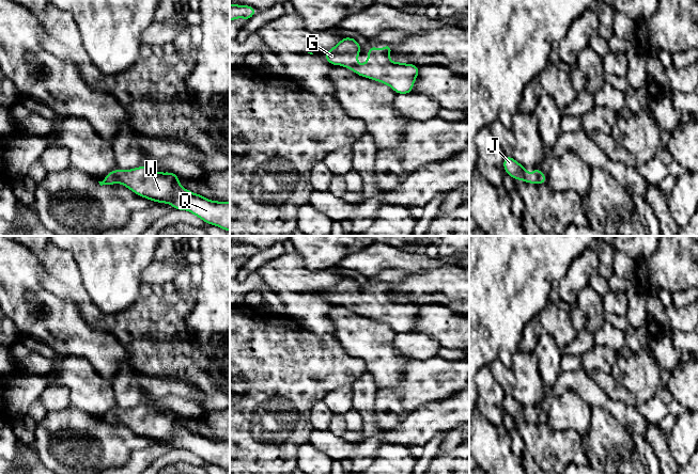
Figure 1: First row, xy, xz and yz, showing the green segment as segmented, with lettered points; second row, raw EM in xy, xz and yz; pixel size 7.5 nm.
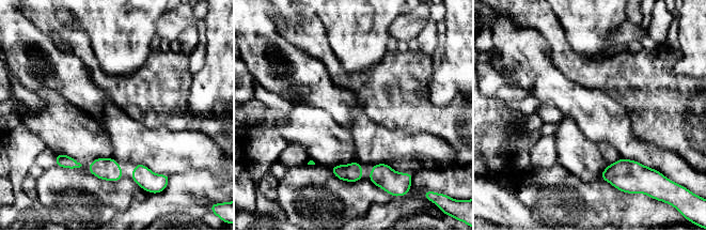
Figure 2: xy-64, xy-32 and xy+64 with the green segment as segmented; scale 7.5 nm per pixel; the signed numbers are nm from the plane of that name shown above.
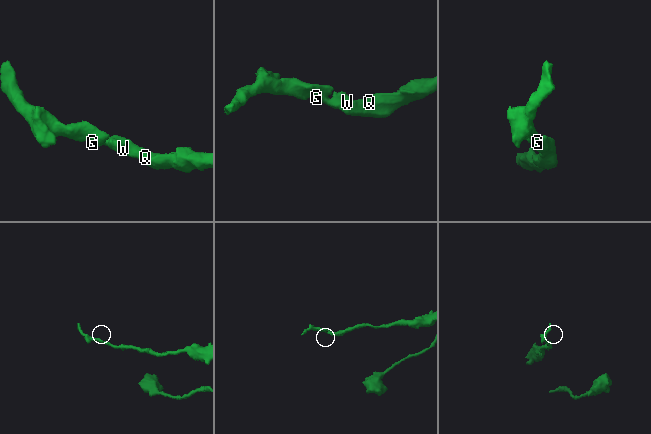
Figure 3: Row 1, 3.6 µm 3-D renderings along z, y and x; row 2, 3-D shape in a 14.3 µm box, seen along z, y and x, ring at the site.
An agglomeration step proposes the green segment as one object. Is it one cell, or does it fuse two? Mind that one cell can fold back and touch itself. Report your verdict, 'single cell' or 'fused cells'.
single cell

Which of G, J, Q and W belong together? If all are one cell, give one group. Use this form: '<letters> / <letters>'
G J Q W

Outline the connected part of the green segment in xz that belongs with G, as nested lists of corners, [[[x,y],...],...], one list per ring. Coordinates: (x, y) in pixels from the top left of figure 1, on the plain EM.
[[[343,276],[335,286],[325,292],[325,298],[331,304],[344,305],[358,315],[389,324],[397,333],[413,331],[419,306],[415,303],[392,301],[389,292],[393,289],[388,283],[381,289],[371,285],[367,301],[358,303],[361,285],[353,276]]]

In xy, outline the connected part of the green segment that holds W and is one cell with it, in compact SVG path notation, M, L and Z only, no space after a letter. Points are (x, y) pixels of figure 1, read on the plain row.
M142 405L131 409L112 409L98 422L100 425L122 423L144 438L187 449L205 462L230 471L230 441L207 439L183 427L179 418L172 411L161 412Z

